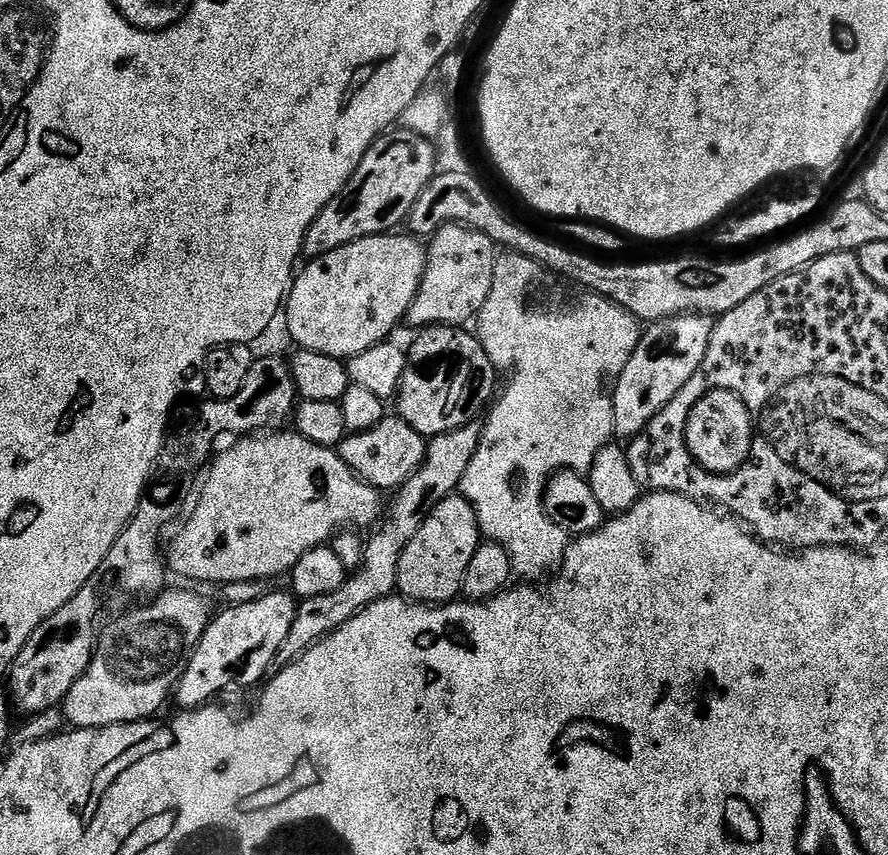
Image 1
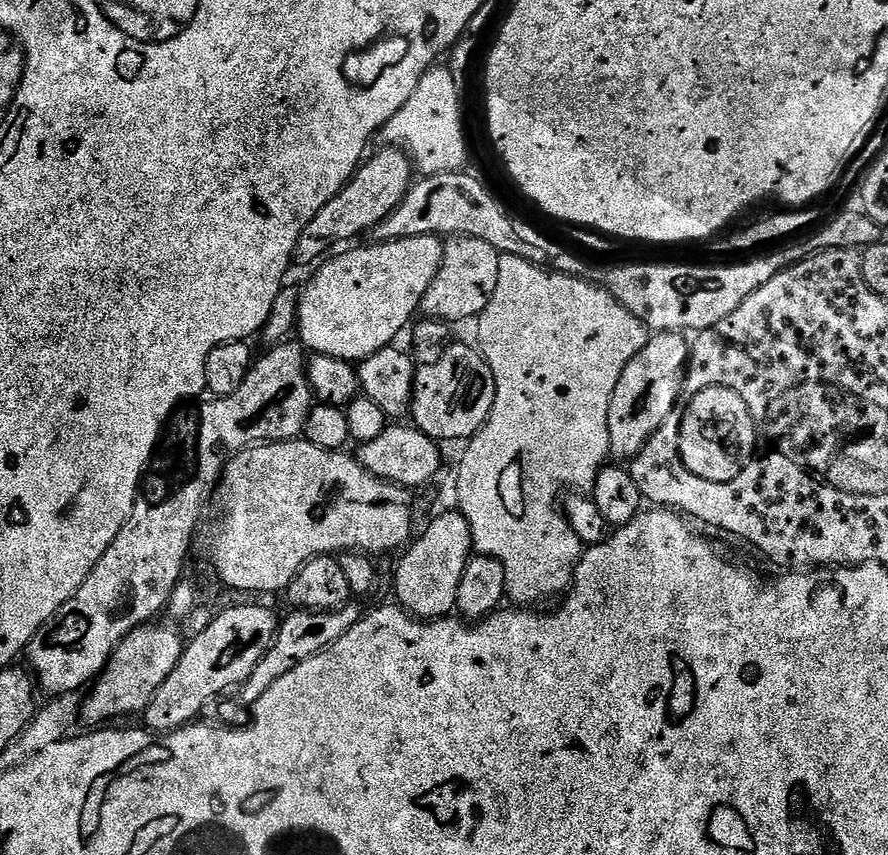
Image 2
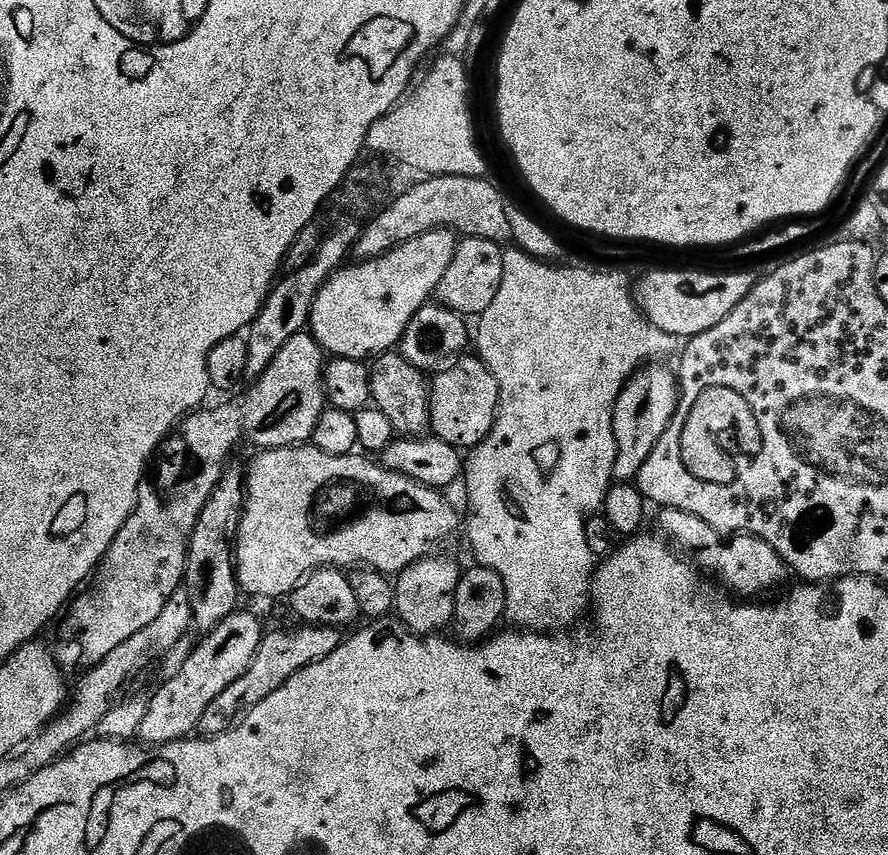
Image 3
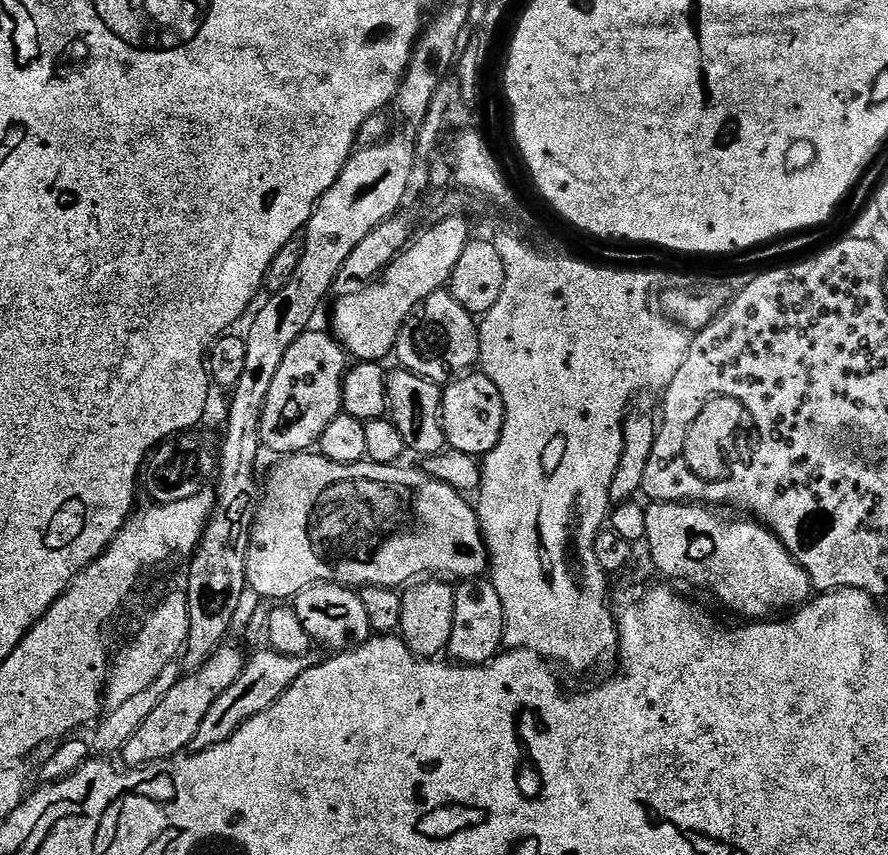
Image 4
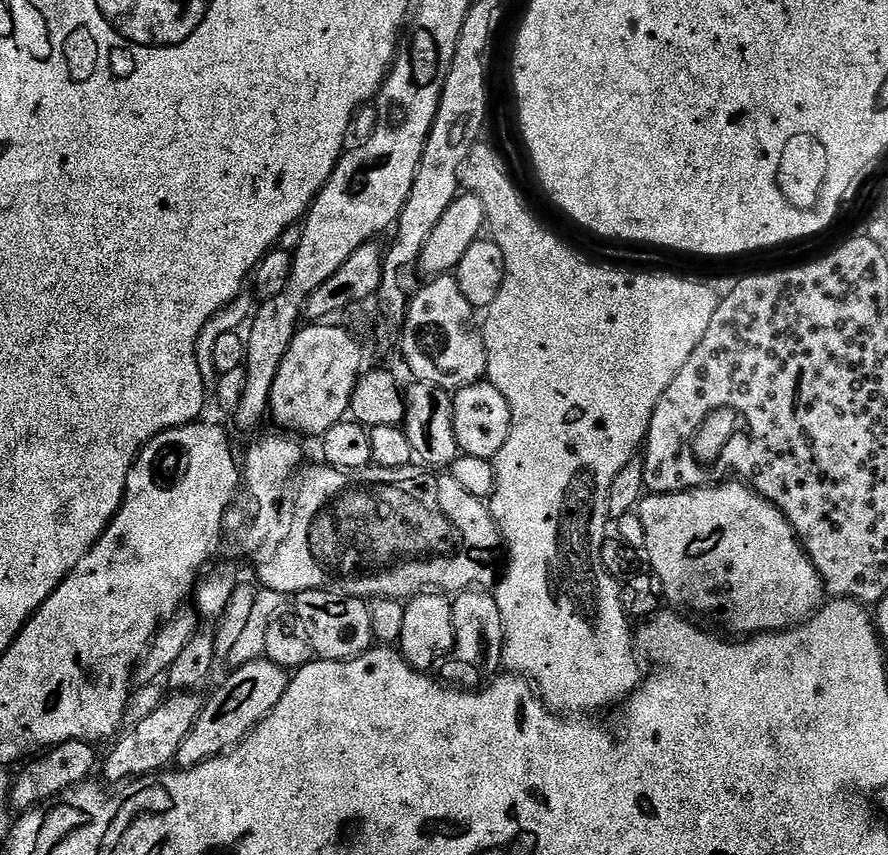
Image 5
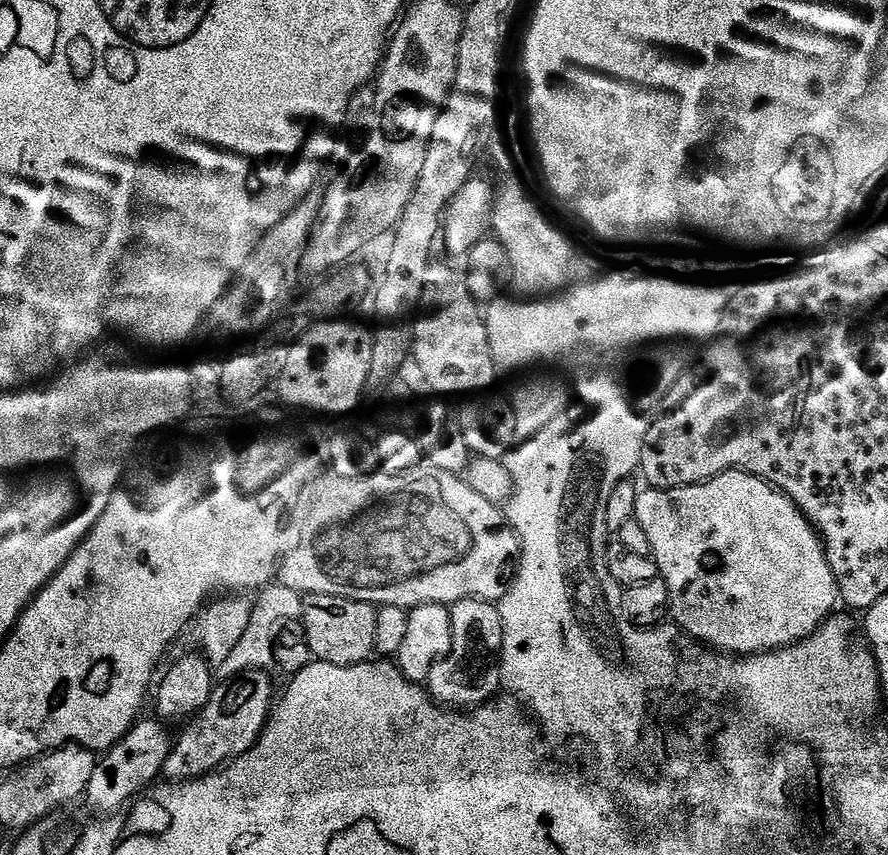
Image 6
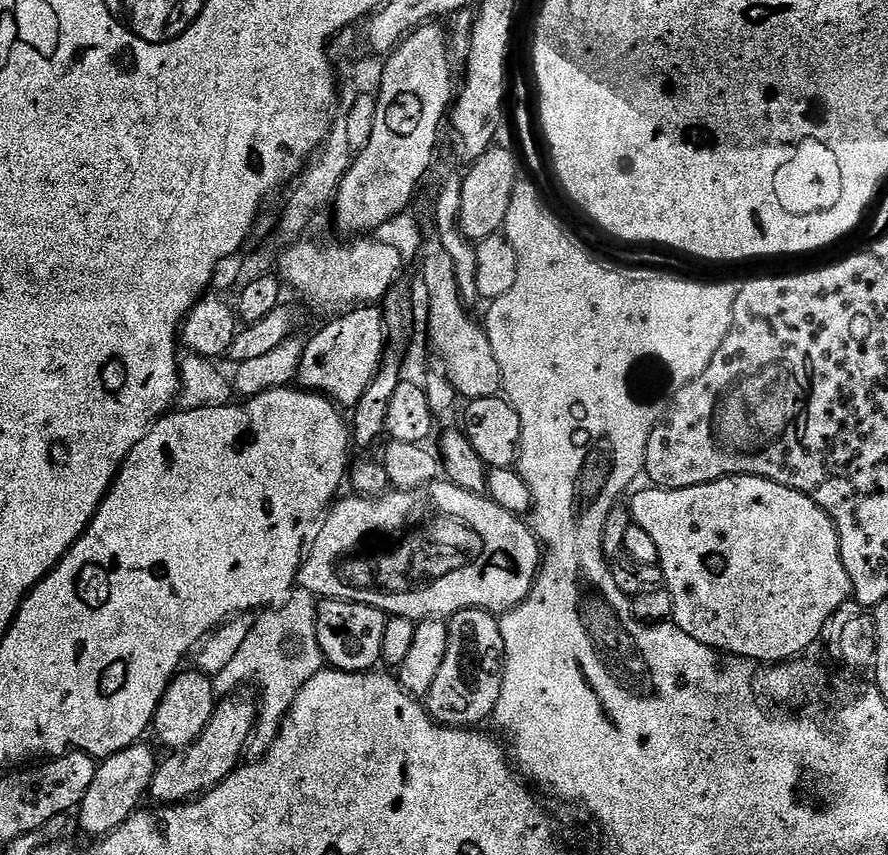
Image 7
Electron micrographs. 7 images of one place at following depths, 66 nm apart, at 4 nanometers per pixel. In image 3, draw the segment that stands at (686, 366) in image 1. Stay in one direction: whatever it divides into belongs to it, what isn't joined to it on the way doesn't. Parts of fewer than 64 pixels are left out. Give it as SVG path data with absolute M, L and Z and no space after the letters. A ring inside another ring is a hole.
M648 366L636 373L625 384L622 394L618 394L614 406L614 442L616 457L614 458L613 481L632 482L646 466L646 458L654 454L654 446L658 446L658 438L666 434L666 426L676 413L676 403L680 400L678 376L675 371L667 372L660 366Z

